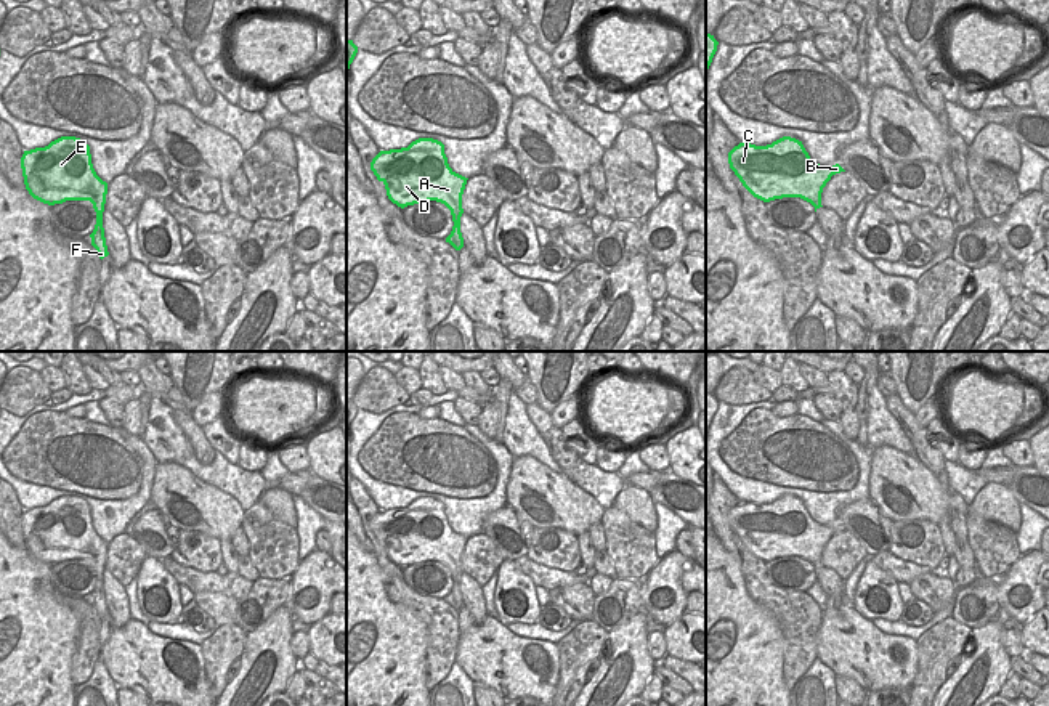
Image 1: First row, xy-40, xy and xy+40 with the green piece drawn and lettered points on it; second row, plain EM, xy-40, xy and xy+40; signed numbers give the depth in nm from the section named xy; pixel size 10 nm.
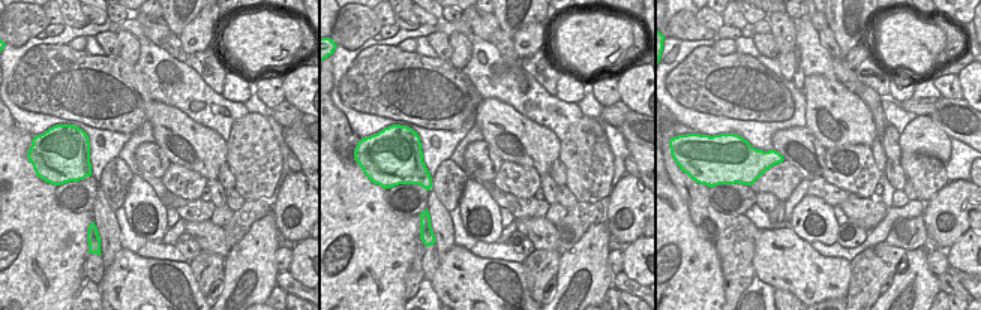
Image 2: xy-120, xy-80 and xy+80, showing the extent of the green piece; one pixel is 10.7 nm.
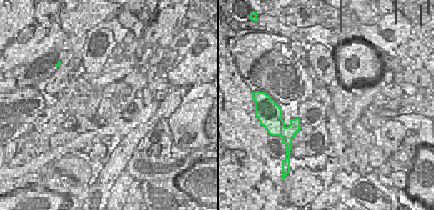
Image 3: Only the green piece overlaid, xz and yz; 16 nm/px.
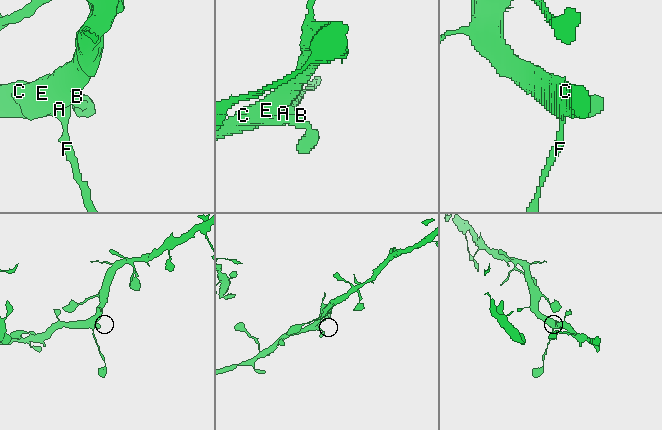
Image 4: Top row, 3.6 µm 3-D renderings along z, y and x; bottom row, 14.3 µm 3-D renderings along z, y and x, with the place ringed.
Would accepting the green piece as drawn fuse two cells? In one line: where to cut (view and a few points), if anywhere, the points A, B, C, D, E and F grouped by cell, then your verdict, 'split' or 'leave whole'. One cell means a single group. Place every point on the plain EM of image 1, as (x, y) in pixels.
cut xy (459, 576), (453, 580); groups A B C D E / F; split

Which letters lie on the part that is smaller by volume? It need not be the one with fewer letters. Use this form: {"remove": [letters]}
{"remove": ["F"]}

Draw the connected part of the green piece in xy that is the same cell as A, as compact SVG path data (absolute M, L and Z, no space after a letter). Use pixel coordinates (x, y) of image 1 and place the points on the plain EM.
M419 497L407 507L380 510L371 530L385 544L388 558L398 566L436 560L444 563L452 579L460 578L465 536L456 533L444 513L444 504Z

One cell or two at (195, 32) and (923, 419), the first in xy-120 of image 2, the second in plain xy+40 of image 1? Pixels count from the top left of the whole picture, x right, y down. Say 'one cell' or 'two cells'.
one cell

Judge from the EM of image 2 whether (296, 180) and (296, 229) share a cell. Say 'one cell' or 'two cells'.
one cell

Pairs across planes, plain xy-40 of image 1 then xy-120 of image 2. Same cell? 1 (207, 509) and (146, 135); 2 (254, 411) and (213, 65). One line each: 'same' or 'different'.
1: different
2: different

